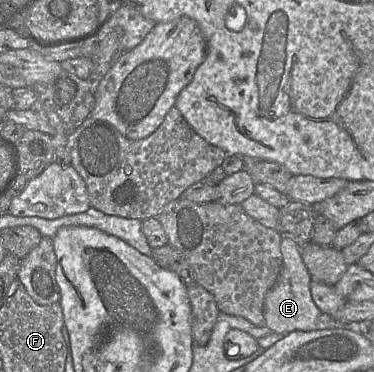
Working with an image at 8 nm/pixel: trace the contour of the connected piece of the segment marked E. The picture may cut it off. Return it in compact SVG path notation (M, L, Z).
M282 237L282 270L274 286L268 291L264 300L264 318L266 326L272 332L286 335L292 331L313 331L334 328L347 328L333 316L323 313L314 303L311 290L311 275L304 264L301 247L292 239Z

